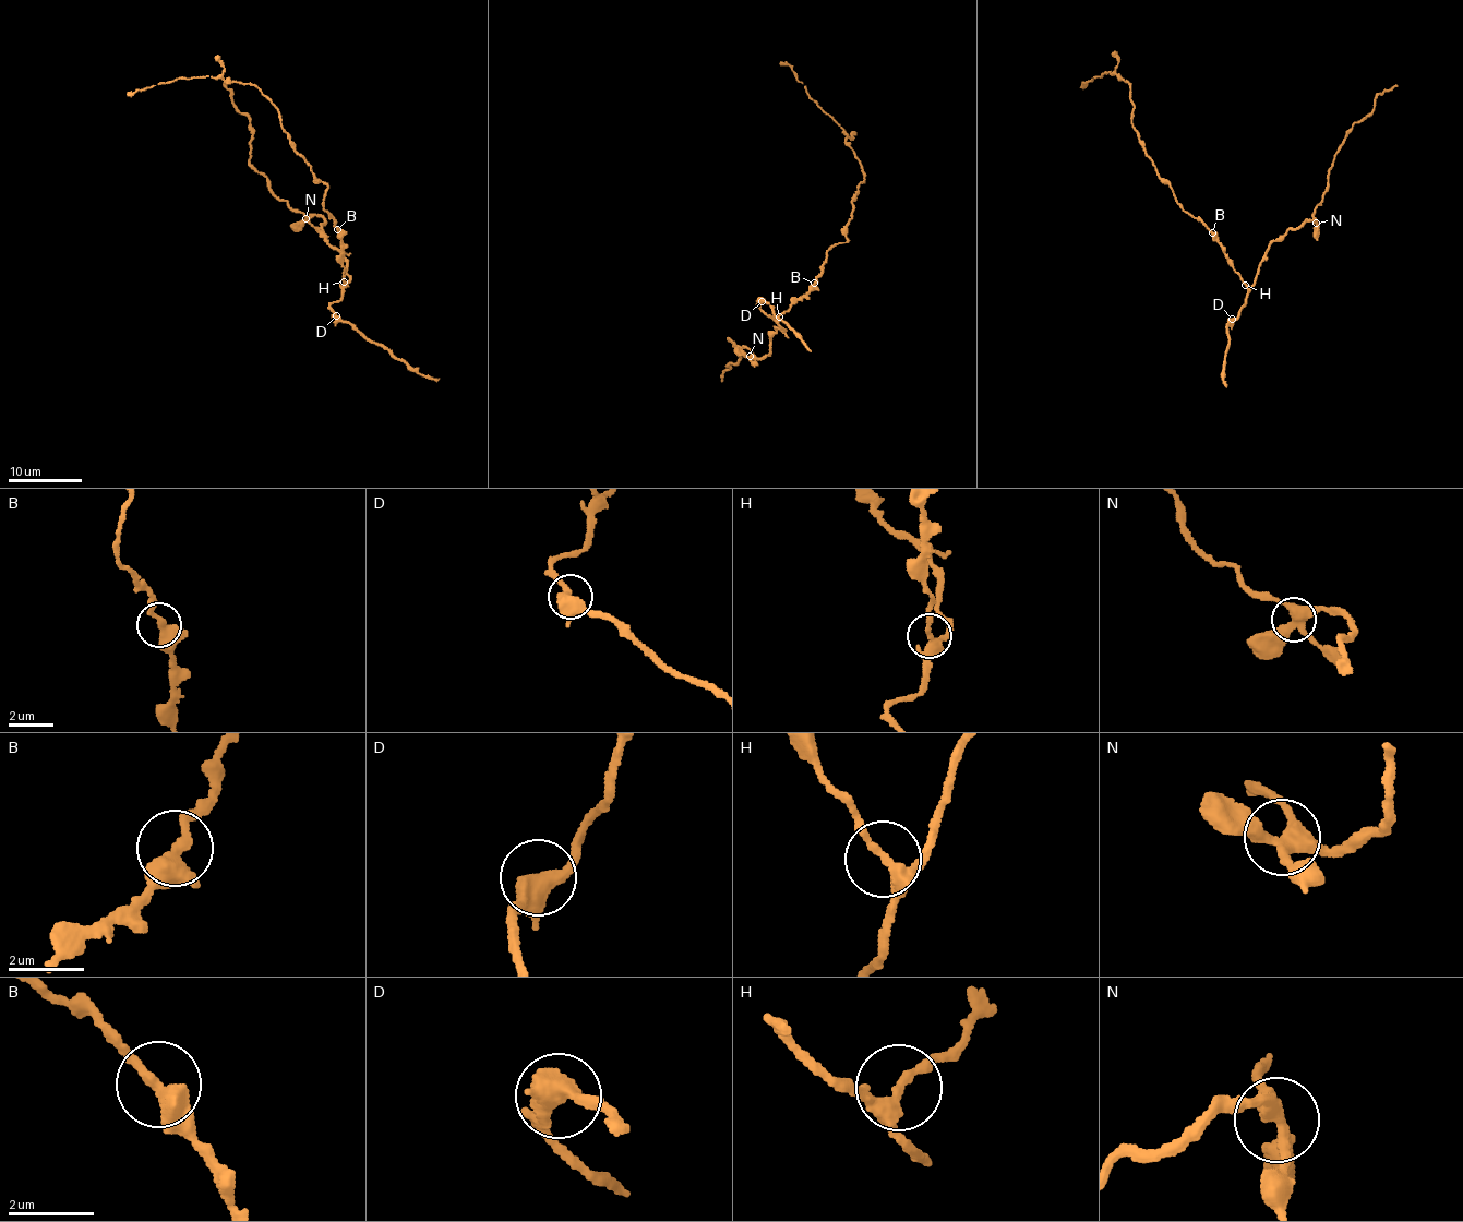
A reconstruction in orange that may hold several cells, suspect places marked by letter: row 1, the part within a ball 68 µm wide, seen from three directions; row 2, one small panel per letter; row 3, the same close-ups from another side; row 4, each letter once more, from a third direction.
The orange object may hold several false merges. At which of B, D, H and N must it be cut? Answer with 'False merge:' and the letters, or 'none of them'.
False merge: none of them

